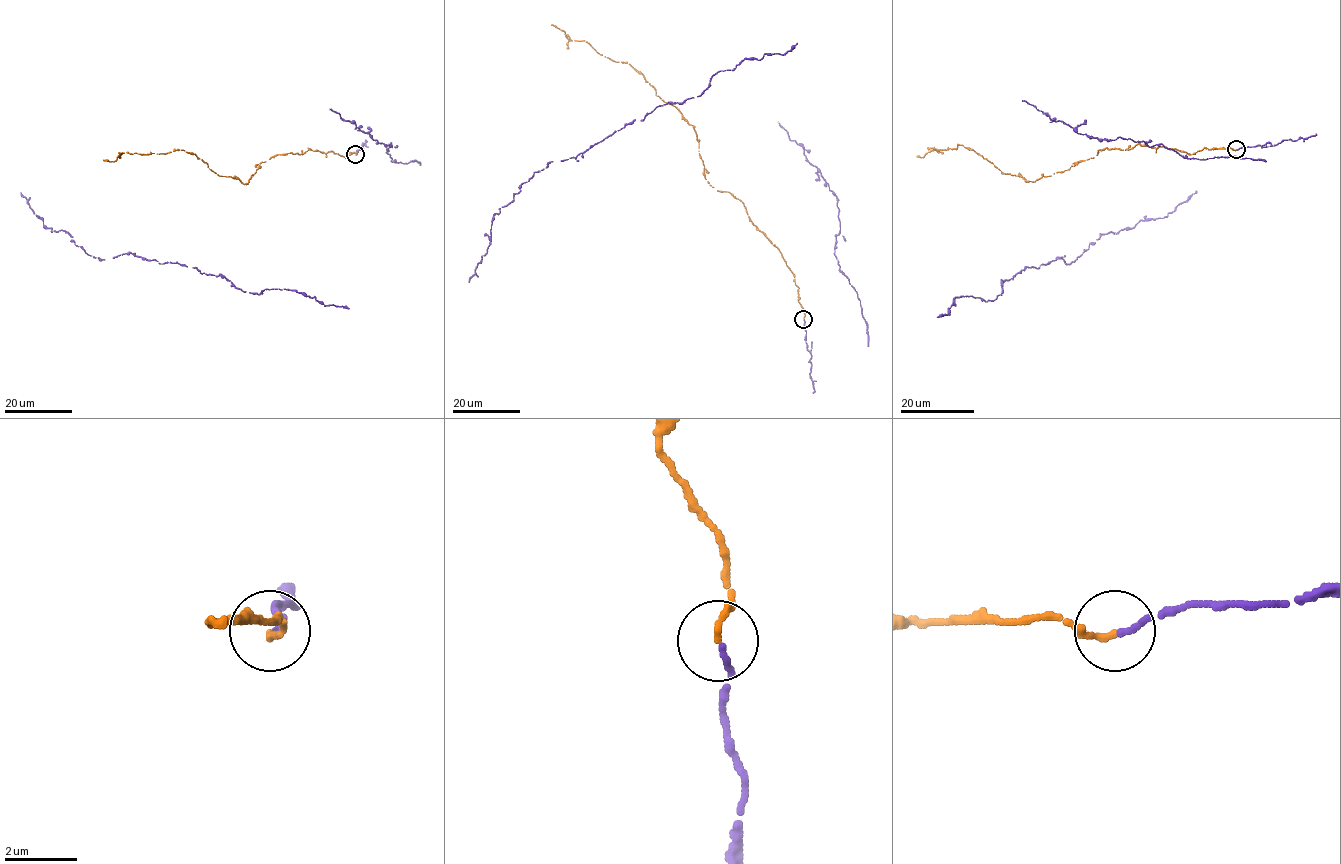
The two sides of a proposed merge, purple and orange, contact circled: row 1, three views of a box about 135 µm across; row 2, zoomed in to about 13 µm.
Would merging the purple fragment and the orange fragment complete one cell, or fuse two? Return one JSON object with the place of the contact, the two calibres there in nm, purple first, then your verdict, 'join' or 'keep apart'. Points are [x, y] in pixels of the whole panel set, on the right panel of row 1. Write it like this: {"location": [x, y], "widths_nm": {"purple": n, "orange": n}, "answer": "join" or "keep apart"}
{"location": [1236, 149], "widths_nm": {"purple": 160, "orange": 170}, "answer": "join"}

